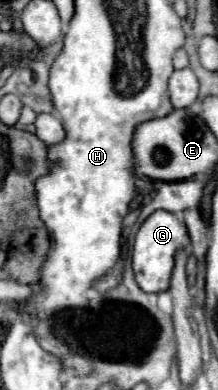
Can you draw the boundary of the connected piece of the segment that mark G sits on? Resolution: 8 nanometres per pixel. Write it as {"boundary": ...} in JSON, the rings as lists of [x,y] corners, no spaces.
{"boundary":[[[155,211],[137,231],[135,243],[133,243],[133,273],[139,287],[147,293],[159,293],[167,291],[171,283],[171,273],[175,267],[175,253],[179,249],[185,249],[191,245],[189,231],[185,223],[175,215],[167,211]]]}

